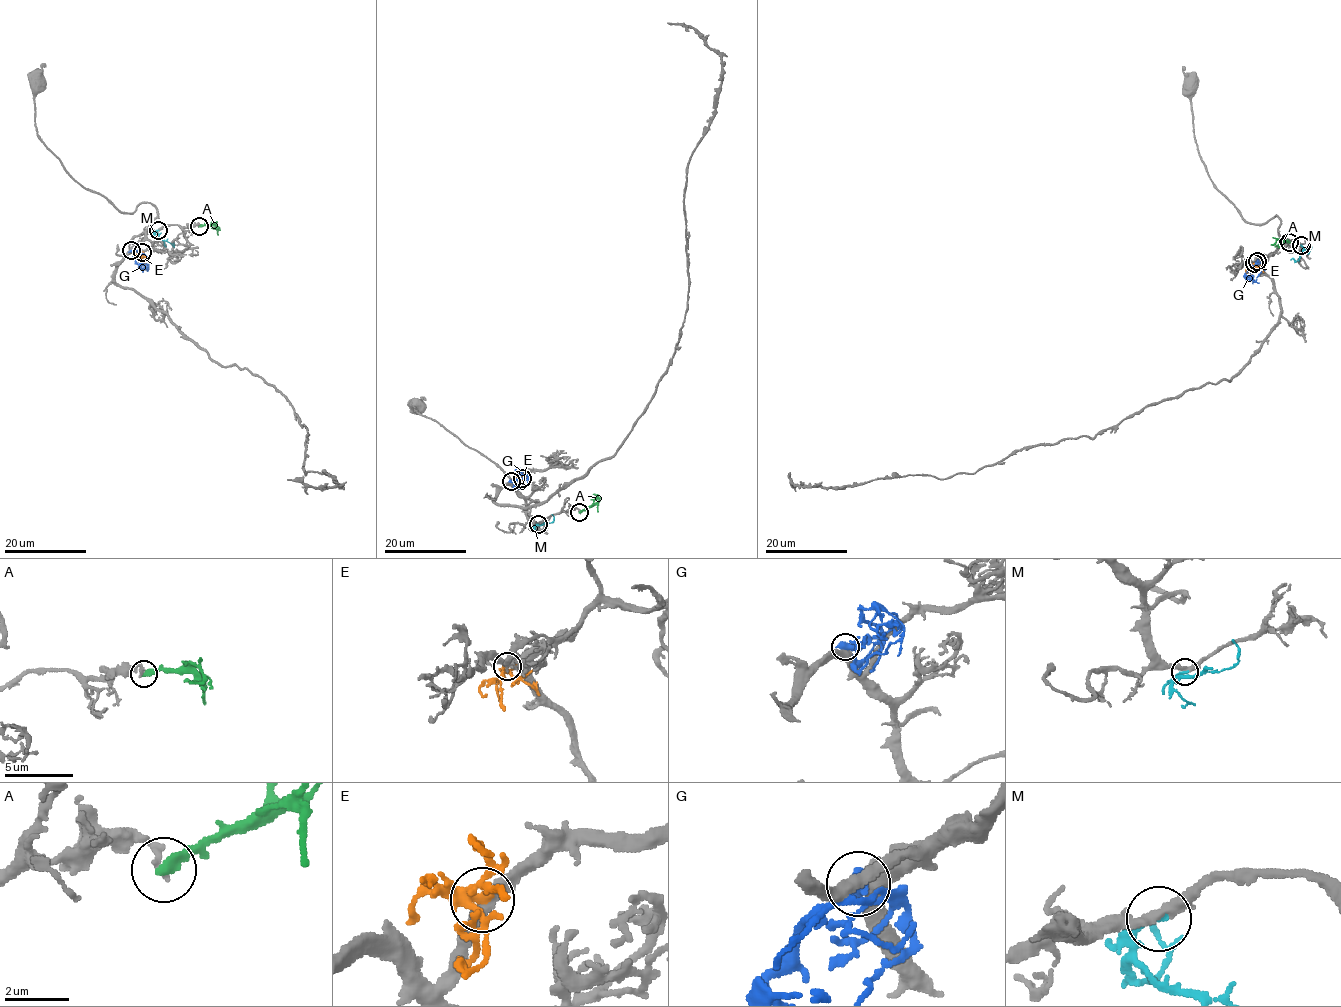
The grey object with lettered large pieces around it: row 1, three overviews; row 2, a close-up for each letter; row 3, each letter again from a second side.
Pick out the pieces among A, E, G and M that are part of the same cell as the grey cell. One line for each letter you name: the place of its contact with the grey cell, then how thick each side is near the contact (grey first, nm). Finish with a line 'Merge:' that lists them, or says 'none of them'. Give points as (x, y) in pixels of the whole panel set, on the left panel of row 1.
M: meets grey at (158, 230); 320 nm thick on the grey side, 240 nm on the other
Merge: M

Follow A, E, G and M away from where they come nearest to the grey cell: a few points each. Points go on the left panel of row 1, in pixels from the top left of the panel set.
A: (199, 225), (215, 223), (217, 227), (213, 228)
E: (142, 252), (146, 265)
G: (131, 250), (141, 253), (136, 262), (148, 267), (147, 270)
M: (158, 230), (155, 232), (157, 237), (171, 245)

